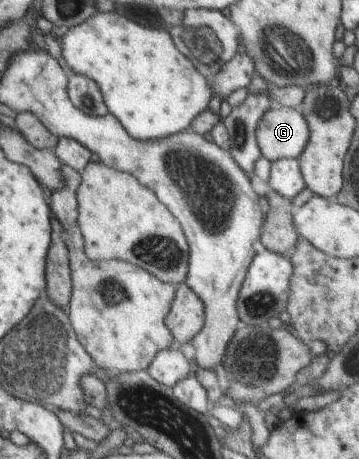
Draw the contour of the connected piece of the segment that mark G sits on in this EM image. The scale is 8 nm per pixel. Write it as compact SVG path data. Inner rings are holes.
M274 105L257 124L257 145L270 162L299 158L309 138L301 108Z

